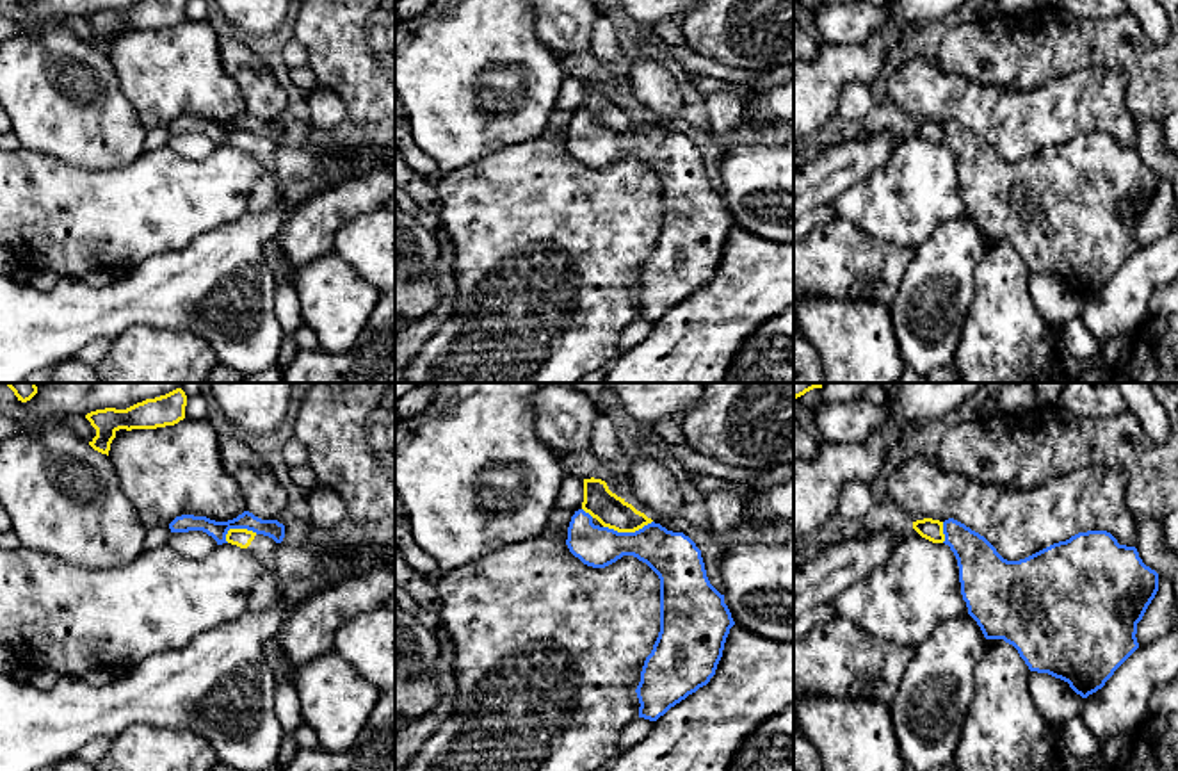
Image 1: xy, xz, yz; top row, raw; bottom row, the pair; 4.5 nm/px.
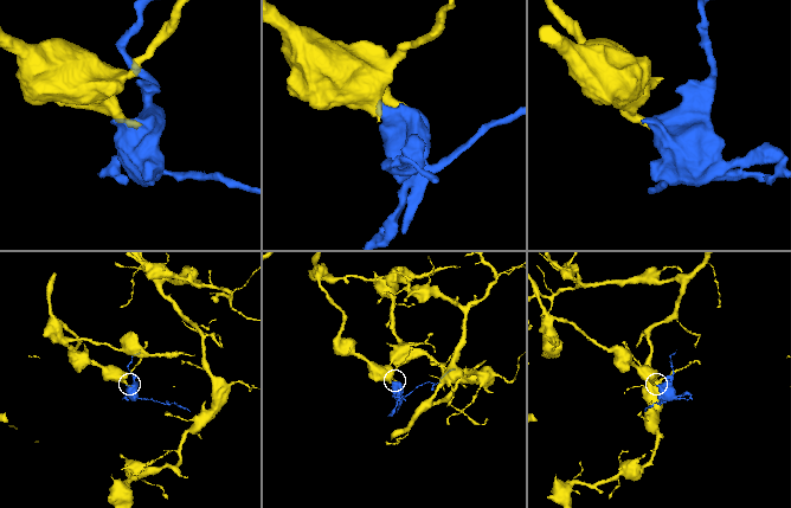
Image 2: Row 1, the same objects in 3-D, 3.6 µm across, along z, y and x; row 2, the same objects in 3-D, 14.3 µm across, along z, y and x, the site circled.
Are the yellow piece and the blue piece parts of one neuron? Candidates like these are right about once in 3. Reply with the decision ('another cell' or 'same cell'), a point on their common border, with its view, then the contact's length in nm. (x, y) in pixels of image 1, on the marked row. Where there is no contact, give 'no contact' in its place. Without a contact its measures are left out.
another cell | xz (627, 531) | 220 nm

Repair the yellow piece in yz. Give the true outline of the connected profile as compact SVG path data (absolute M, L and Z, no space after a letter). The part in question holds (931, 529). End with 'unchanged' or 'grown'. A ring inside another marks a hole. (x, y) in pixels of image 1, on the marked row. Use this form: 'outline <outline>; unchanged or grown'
outline M924 518L913 522L913 529L925 540L932 543L943 543L945 534L943 534L943 522L932 520L932 518Z; unchanged

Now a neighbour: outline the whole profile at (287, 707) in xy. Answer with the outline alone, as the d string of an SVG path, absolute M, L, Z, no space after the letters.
M276 641L265 643L263 657L276 682L276 718L281 725L283 735L294 734L303 723L301 703L294 689L294 668Z

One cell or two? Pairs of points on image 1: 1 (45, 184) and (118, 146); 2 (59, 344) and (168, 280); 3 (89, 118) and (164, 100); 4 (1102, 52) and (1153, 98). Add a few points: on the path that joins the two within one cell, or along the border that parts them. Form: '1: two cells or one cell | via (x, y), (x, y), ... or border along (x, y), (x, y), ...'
1: two cells | border along (40, 152), (48, 152), (84, 168), (121, 166)
2: one cell | via (86, 317), (91, 312), (107, 312), (141, 296)
3: two cells | border along (112, 70), (120, 89), (145, 130)
4: one cell | via (1116, 54), (1146, 84)

